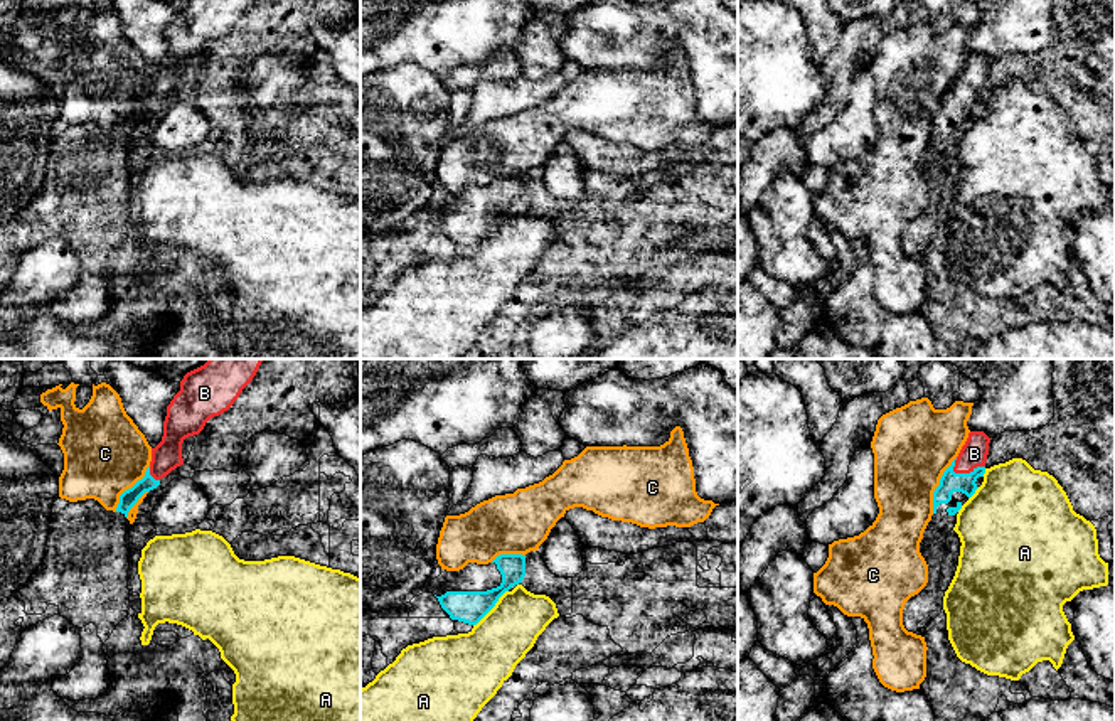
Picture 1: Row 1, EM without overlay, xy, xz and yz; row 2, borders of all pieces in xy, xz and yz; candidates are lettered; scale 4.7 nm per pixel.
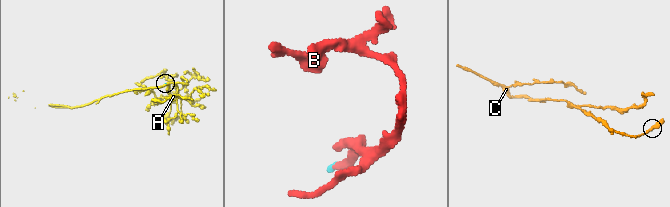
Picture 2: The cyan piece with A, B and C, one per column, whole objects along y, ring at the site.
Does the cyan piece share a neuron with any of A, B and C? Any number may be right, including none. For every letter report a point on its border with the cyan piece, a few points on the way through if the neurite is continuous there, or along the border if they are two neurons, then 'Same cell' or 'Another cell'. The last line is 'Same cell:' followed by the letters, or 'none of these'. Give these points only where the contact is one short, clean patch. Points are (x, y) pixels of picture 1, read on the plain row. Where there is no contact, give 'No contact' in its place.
A: Touches cyan at xz (490, 231). Boundary: xz (507, 213), (474, 248). Another cell
B: Touches cyan at yz (967, 96). Path across: yz (950, 105), (967, 96), (974, 76). Same cell
C: Touches cyan at yz (938, 108). Another cell
Same cell: B

